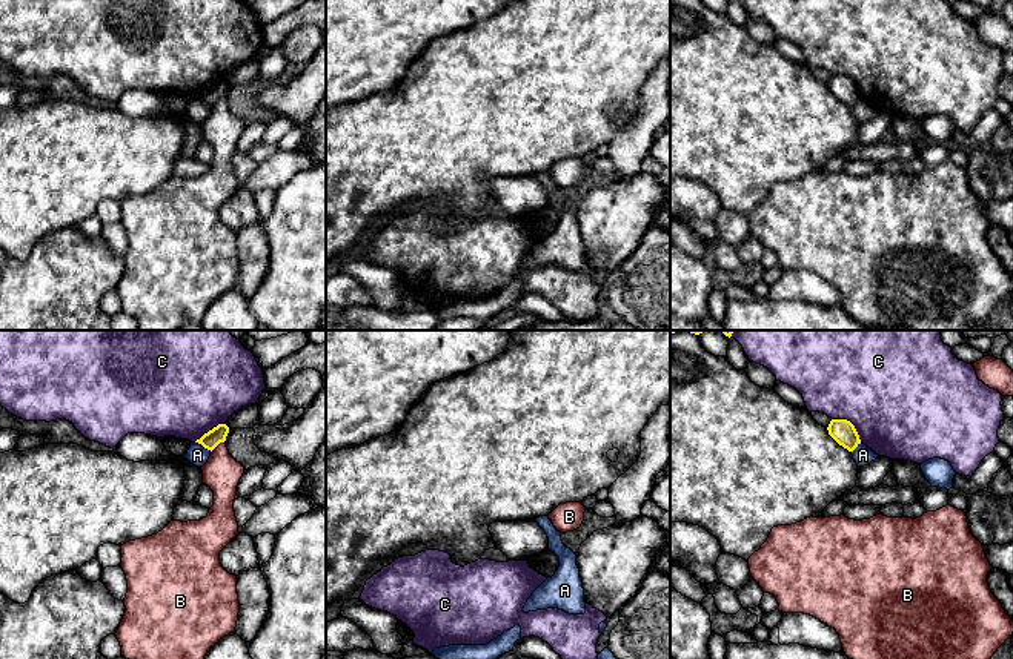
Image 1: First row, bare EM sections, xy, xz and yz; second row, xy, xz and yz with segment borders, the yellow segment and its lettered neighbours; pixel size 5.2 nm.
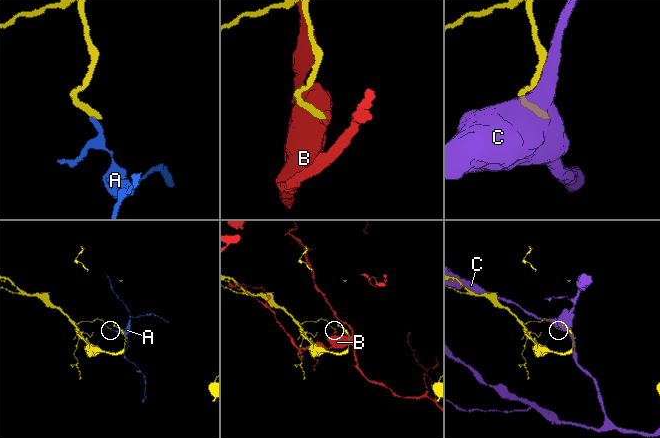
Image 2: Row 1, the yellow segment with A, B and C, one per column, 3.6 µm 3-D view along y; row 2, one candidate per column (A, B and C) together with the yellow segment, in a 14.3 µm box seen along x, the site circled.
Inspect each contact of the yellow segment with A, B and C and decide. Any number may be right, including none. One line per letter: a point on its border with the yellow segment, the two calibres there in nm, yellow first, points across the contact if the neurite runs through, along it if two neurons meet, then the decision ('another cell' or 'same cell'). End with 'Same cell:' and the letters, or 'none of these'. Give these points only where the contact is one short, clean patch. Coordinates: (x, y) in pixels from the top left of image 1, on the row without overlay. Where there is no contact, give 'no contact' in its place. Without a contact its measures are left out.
A: contact xy (203, 102); calibres 90 and 110 nm; border xy (195, 97), (211, 106); another cell
B: contact xy (217, 100); calibres 90 and 190 nm; another cell
C: contact yz (850, 79); calibres 120 and 500 nm; another cell
Same cell: none of these

